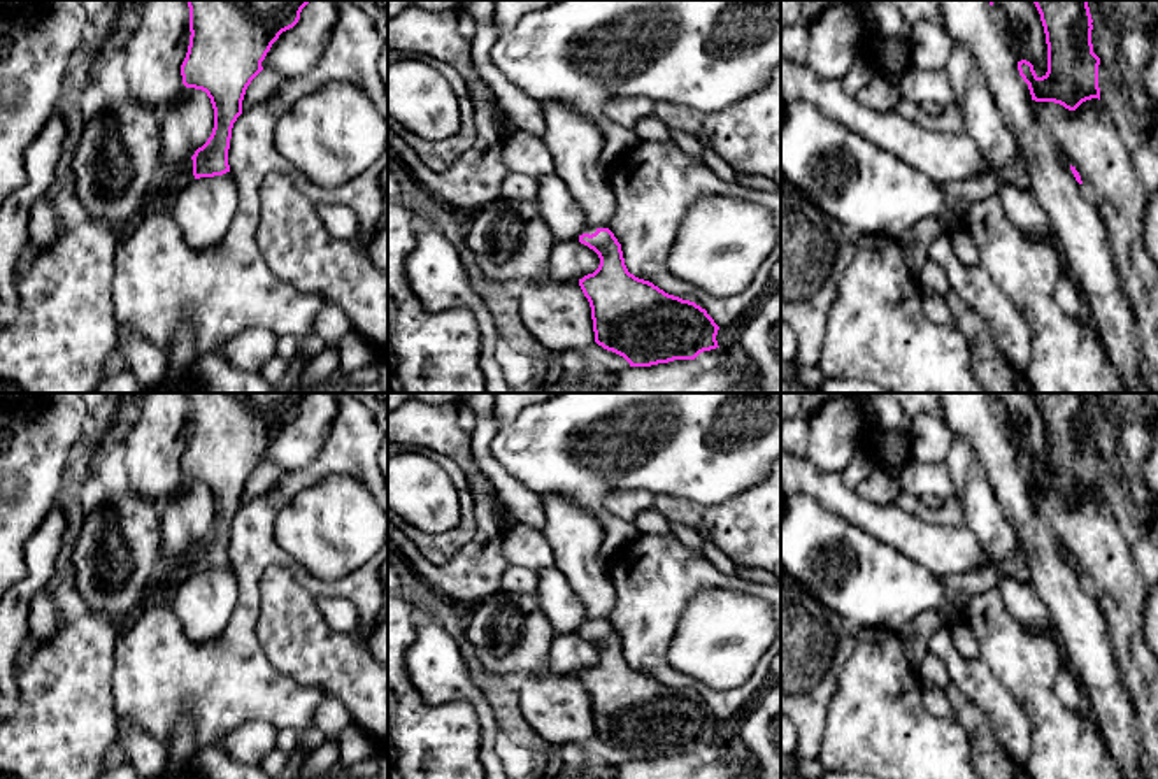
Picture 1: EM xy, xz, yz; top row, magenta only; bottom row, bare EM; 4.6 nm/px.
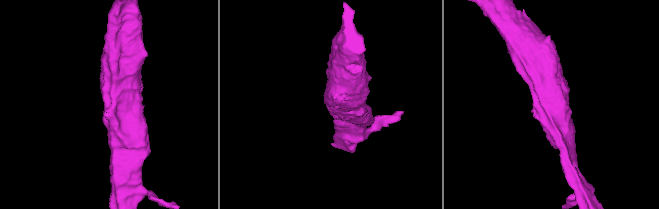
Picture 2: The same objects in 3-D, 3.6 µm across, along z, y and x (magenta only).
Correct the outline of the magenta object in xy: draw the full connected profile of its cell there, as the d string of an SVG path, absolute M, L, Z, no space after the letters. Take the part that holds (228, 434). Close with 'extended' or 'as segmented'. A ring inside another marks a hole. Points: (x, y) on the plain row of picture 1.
M186 393L189 439L181 458L182 477L202 482L214 502L214 521L177 572L182 584L193 572L230 565L232 521L242 507L251 474L279 428L293 421L309 393Z; extended

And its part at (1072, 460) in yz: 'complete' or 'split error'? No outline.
complete

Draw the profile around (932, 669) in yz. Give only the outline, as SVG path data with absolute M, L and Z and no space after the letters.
M930 651L925 654L918 675L942 690L951 683L944 661Z

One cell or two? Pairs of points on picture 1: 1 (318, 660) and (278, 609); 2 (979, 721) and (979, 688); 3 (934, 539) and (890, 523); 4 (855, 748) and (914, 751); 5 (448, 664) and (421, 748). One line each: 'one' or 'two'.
1: one
2: two
3: one
4: one
5: two

